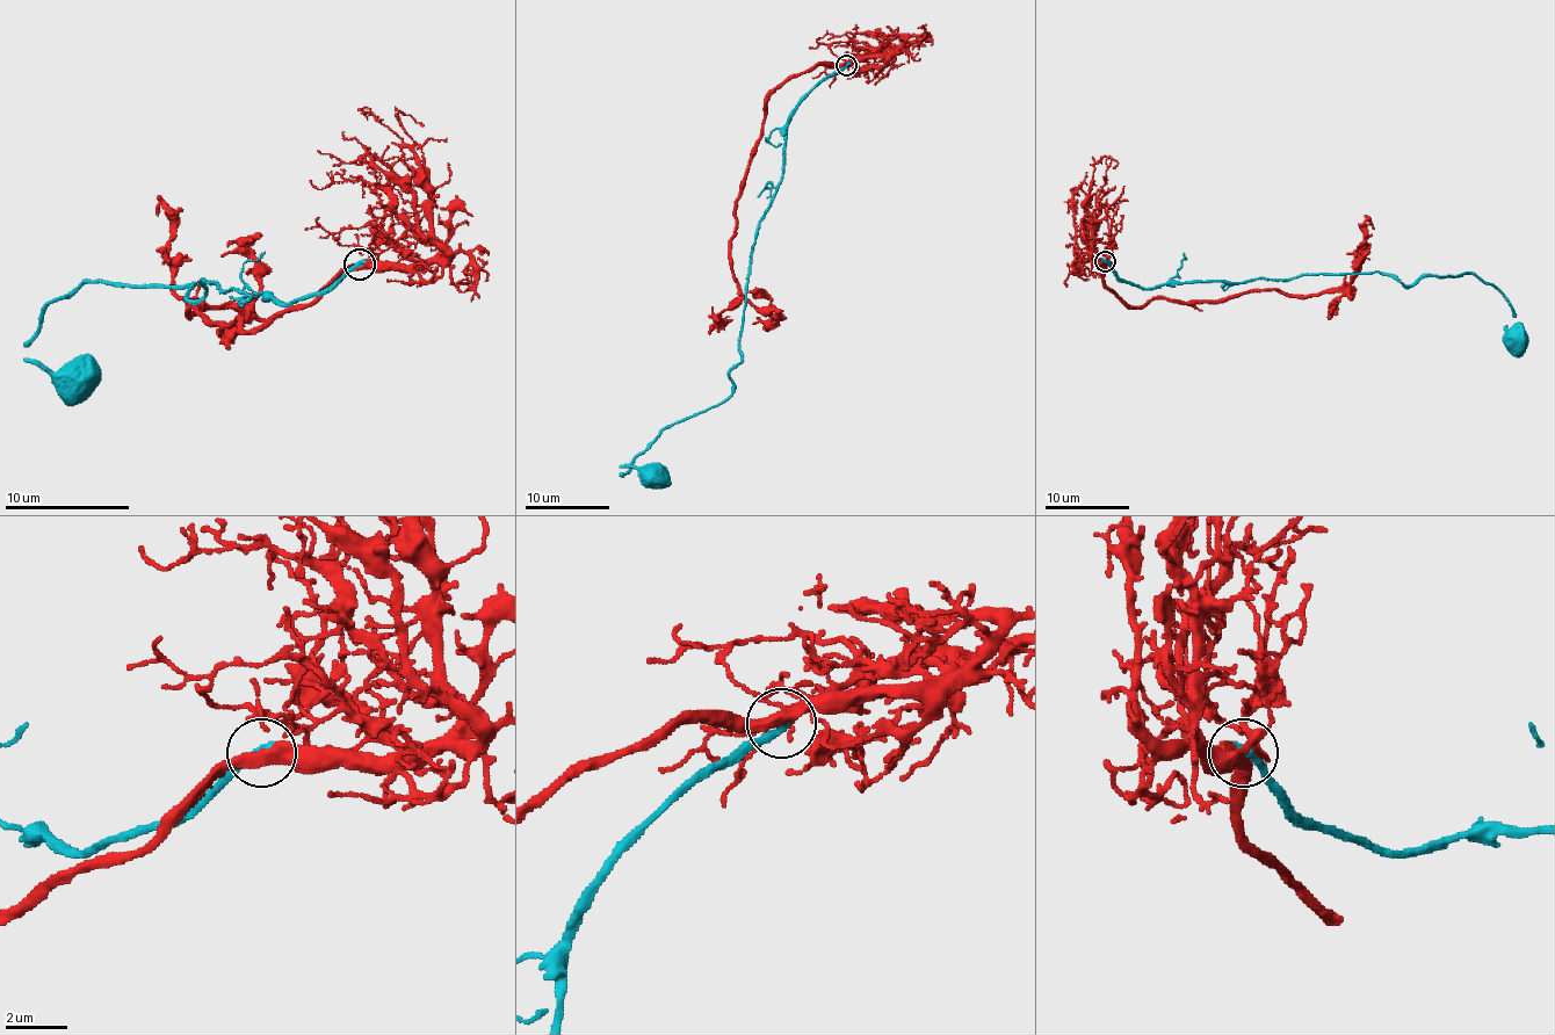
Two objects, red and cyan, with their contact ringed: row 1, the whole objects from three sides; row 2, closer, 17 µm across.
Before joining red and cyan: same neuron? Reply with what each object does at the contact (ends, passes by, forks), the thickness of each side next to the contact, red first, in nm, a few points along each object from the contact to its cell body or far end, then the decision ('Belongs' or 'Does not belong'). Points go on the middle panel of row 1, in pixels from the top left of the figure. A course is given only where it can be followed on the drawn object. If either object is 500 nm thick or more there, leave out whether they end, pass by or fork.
At the ring red passes by. At the ring cyan ends. Thickness 400 nm (red) against 320 nm. Course of red: (846, 65), (817, 63), (789, 76), (768, 99), (762, 137), (735, 210), (731, 273), (739, 296), (708, 333). Course of cyan: (846, 65), (786, 132), (783, 179), (752, 254), (732, 392), (620, 468), (670, 484). Belongs

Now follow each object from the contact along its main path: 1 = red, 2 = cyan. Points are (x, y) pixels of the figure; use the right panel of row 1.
1: (1105, 261), (1103, 283), (1130, 305), (1279, 289), (1313, 295), (1339, 291), (1352, 279), (1367, 219), (1373, 229)
2: (1105, 261), (1149, 289), (1476, 274), (1503, 295), (1510, 335), (1524, 341)

